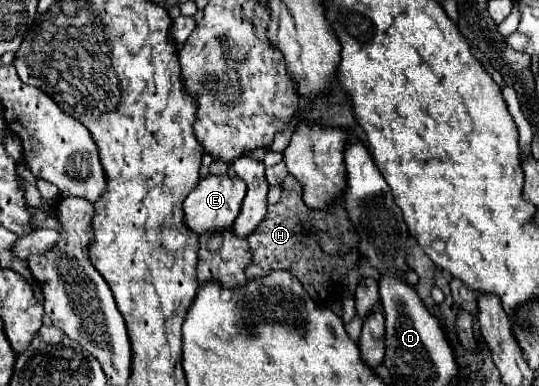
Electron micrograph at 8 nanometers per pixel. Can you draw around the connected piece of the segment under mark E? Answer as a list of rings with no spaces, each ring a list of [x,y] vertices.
[[[207,175],[199,181],[199,185],[187,195],[183,201],[185,211],[185,225],[195,235],[209,235],[213,231],[229,229],[235,221],[235,217],[241,211],[241,201],[245,197],[245,183],[239,177],[227,177],[227,175]]]

